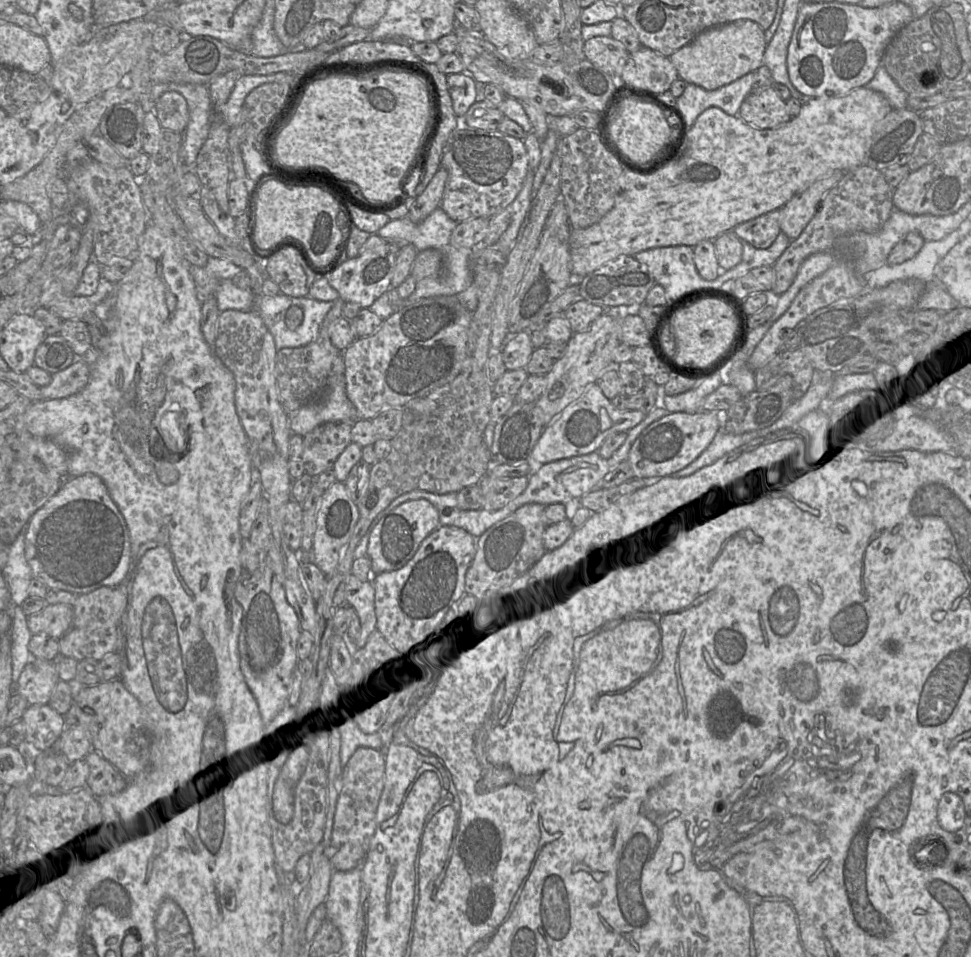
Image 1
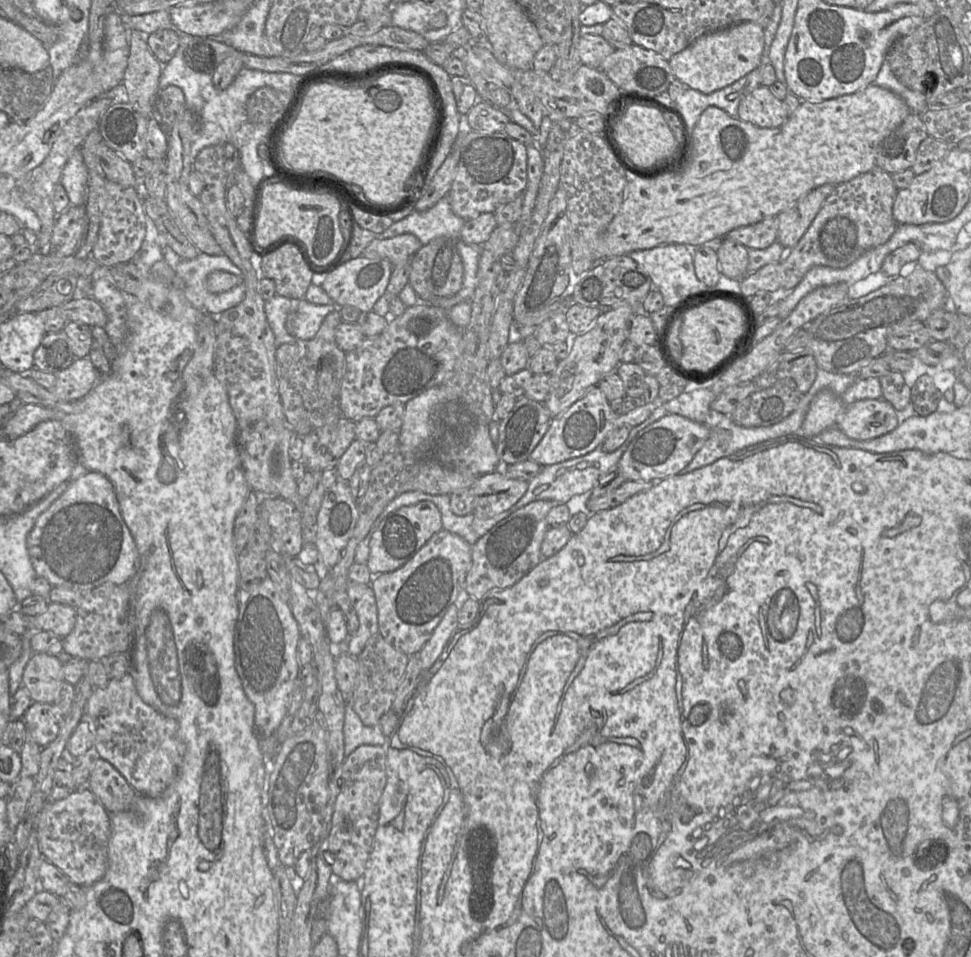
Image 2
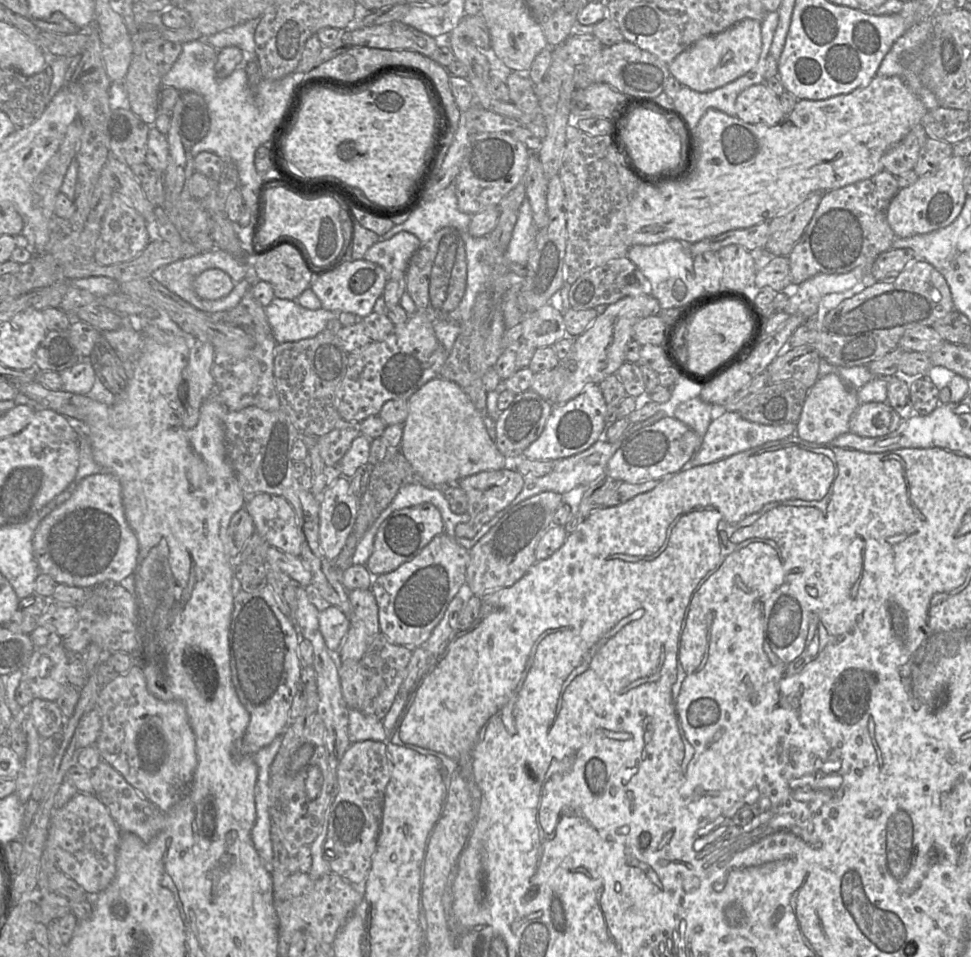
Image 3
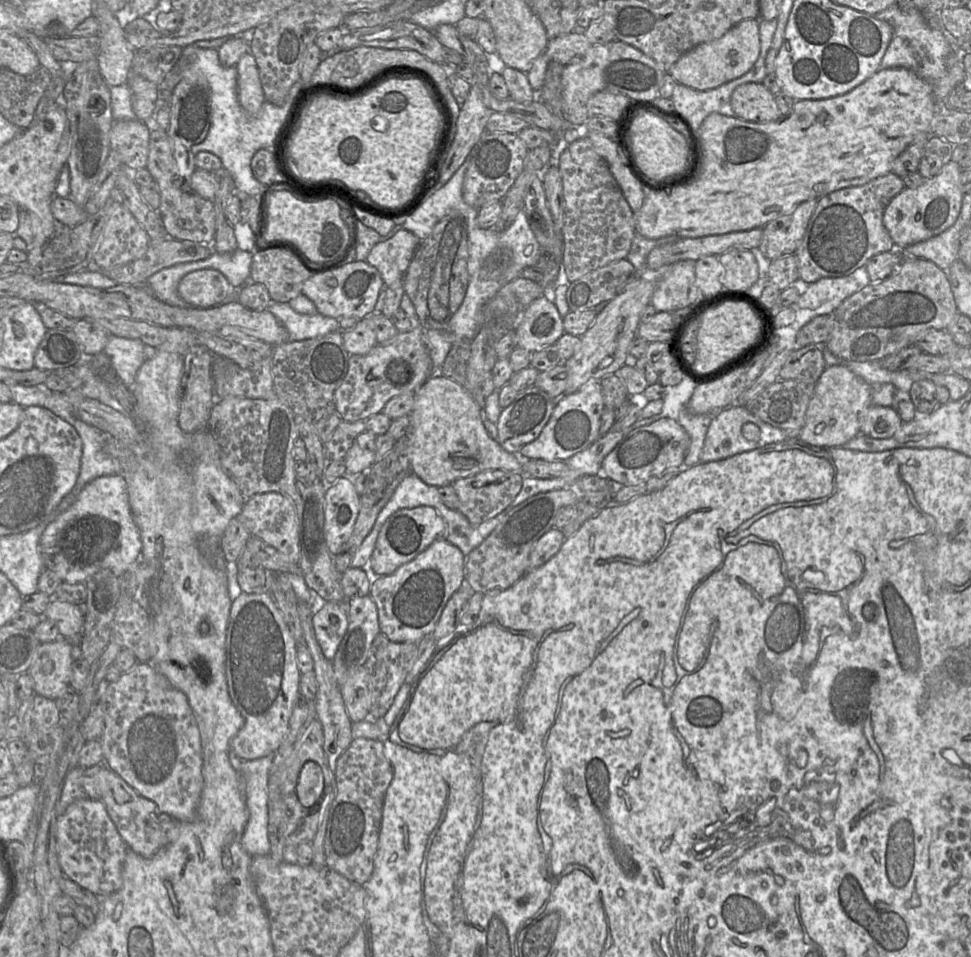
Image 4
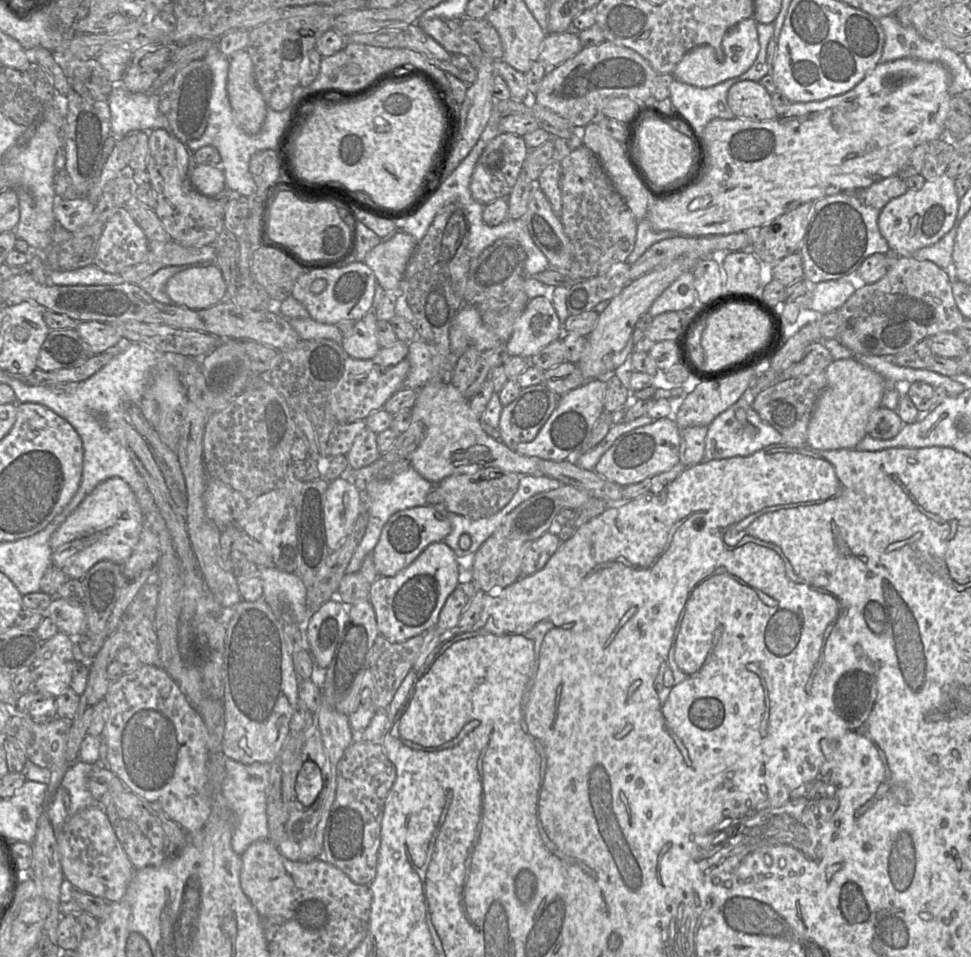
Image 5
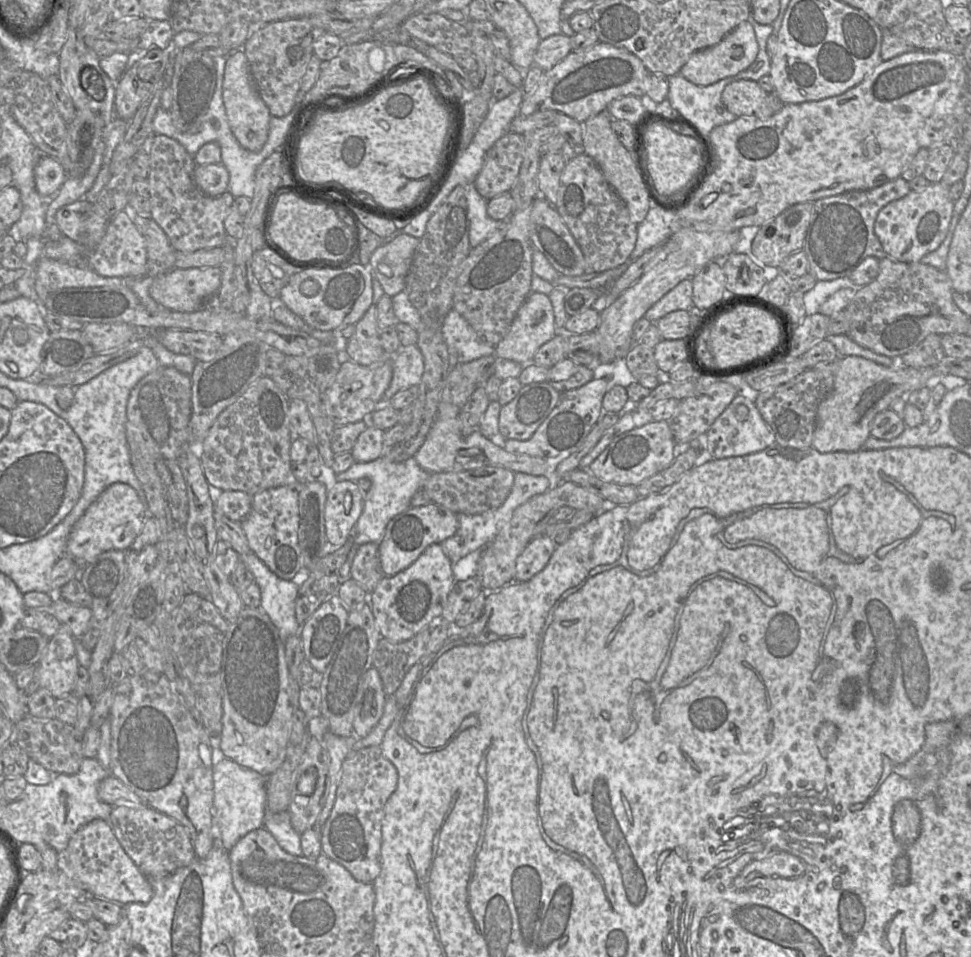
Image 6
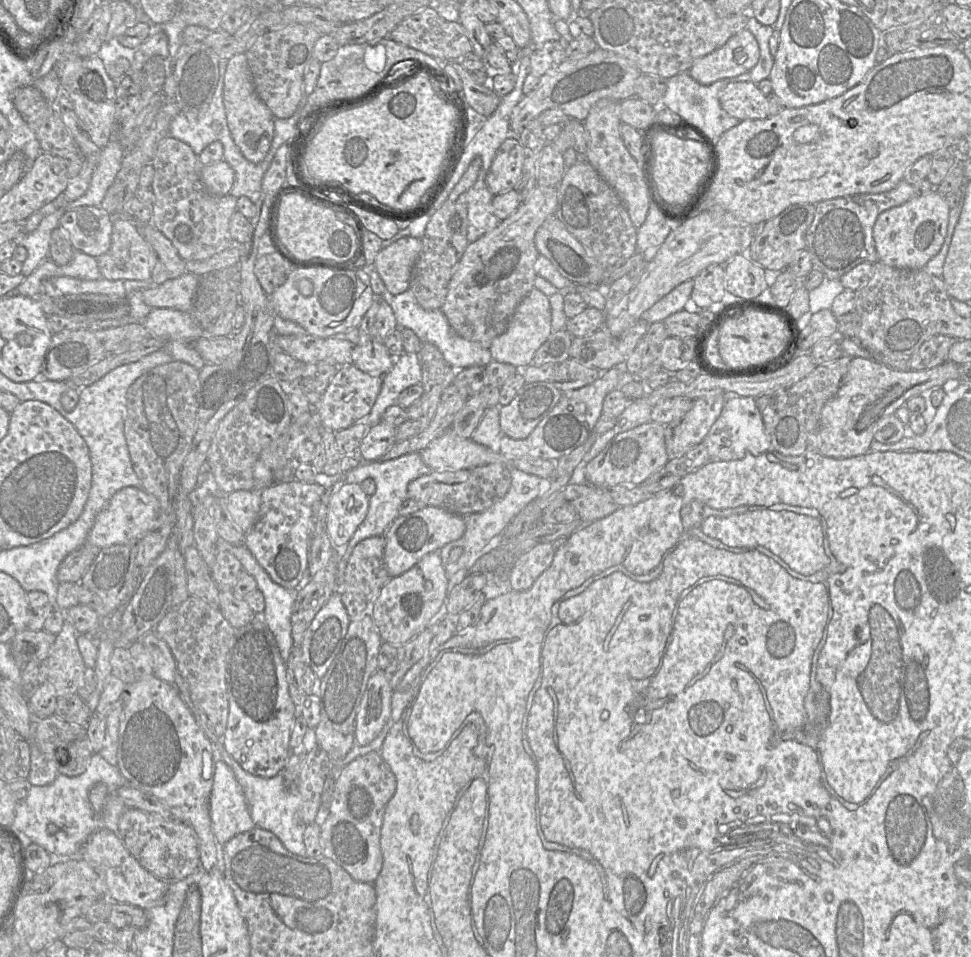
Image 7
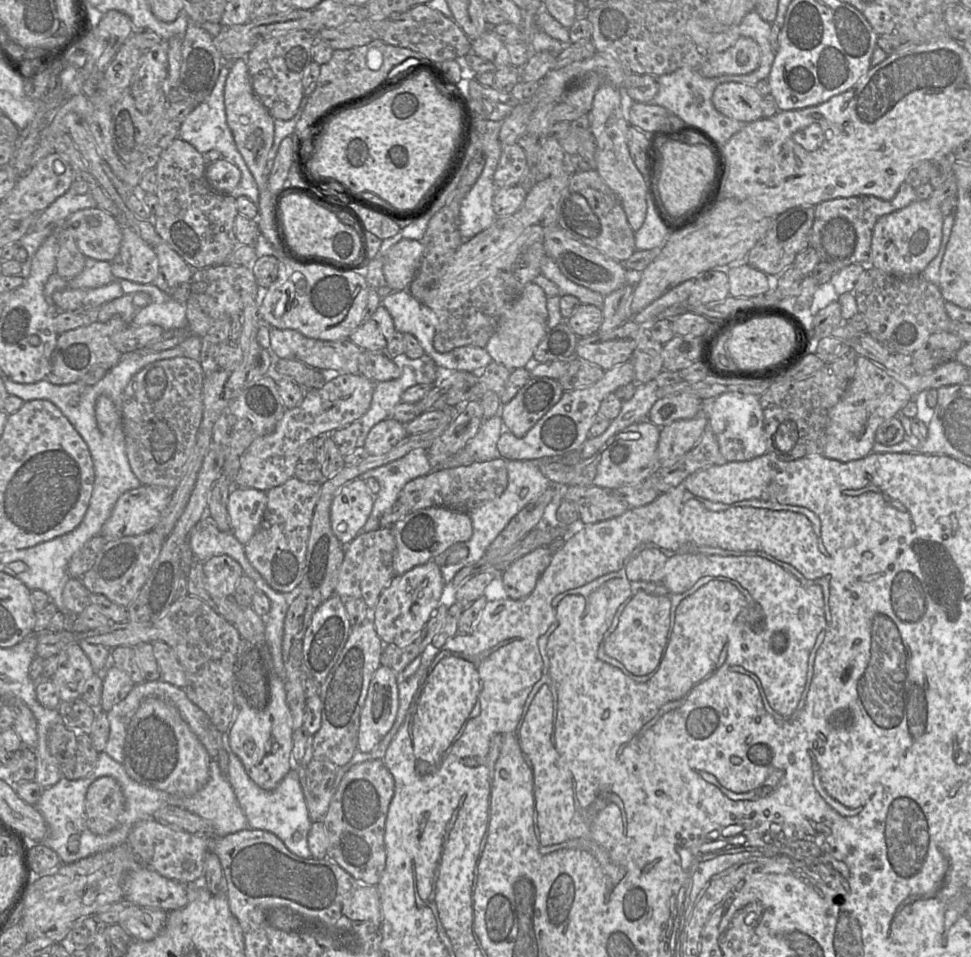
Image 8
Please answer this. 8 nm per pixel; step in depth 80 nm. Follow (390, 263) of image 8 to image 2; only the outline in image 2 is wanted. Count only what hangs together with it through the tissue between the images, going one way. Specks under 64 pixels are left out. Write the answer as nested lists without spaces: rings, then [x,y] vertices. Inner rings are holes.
[[[405,233],[387,239],[374,239],[363,250],[366,258],[387,258],[392,265],[409,263],[422,243],[413,234]]]

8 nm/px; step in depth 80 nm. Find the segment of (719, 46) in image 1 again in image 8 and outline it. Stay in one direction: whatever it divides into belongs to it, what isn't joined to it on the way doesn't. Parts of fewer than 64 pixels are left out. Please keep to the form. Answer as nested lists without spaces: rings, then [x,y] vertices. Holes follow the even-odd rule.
[[[740,36],[727,50],[712,55],[698,71],[705,77],[743,75],[758,68],[761,50],[758,43],[749,37]]]

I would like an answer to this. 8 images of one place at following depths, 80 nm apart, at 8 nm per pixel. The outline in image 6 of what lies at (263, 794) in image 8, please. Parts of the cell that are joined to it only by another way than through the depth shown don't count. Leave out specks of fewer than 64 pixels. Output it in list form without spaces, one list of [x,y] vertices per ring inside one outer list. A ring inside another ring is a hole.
[[[267,808],[264,828],[274,836],[283,850],[291,855],[302,855],[301,834],[293,828],[290,814],[287,810],[270,812]]]

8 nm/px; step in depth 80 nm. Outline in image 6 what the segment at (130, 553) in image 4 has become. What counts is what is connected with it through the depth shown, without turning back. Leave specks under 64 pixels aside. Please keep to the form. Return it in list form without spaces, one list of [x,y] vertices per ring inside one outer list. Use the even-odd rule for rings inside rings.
[[[114,483],[93,502],[83,516],[74,525],[66,547],[66,554],[71,556],[80,567],[89,565],[102,553],[109,550],[127,551],[141,534],[148,517],[148,510],[134,488],[124,483]]]

